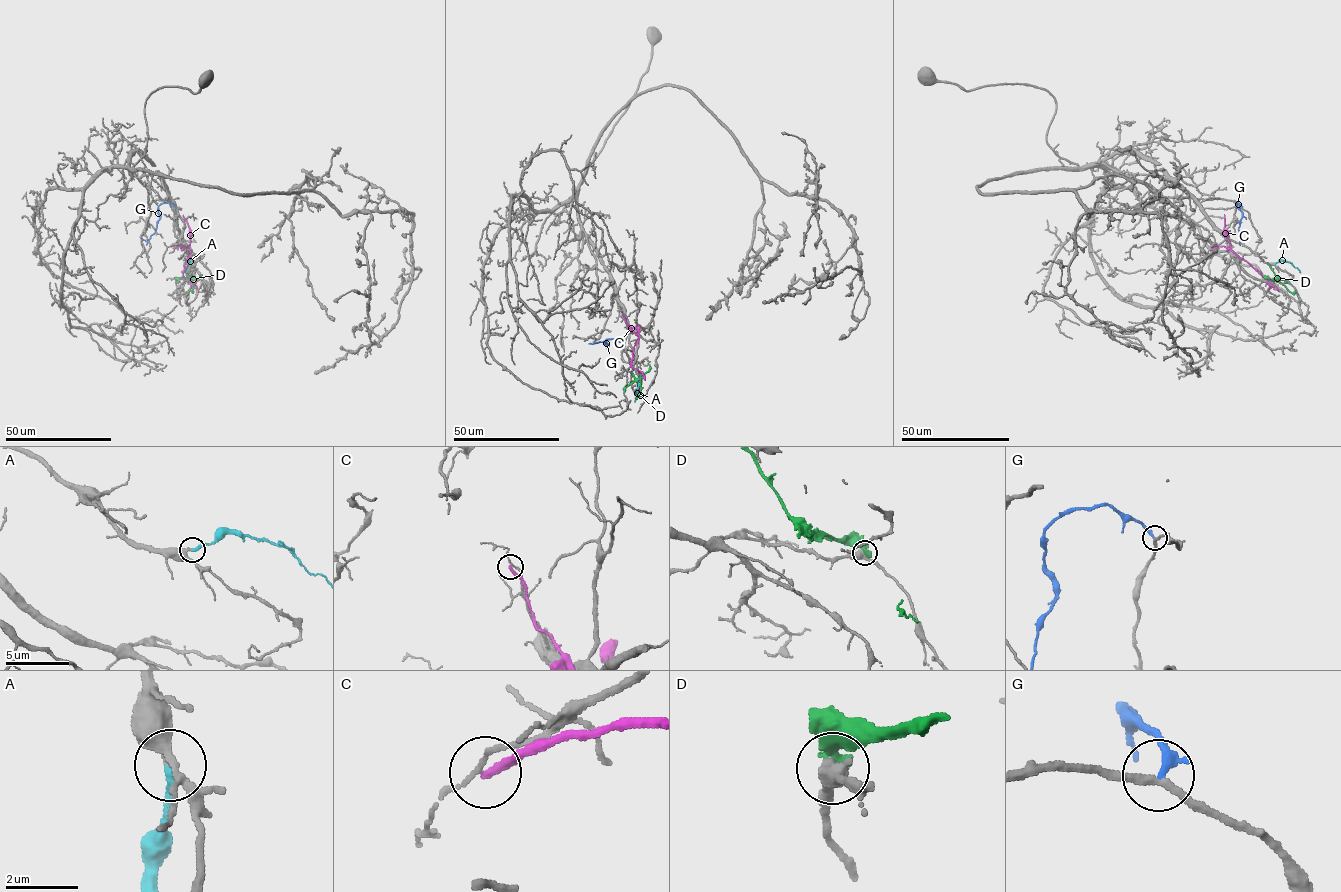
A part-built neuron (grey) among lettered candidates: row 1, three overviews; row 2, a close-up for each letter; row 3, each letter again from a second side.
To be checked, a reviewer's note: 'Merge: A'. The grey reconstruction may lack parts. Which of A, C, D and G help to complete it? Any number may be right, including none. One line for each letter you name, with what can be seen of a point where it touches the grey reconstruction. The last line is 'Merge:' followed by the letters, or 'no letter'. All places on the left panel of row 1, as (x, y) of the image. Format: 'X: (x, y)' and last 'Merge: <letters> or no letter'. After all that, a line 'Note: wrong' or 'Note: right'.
A: (191, 262)
Merge: A
Note: right

